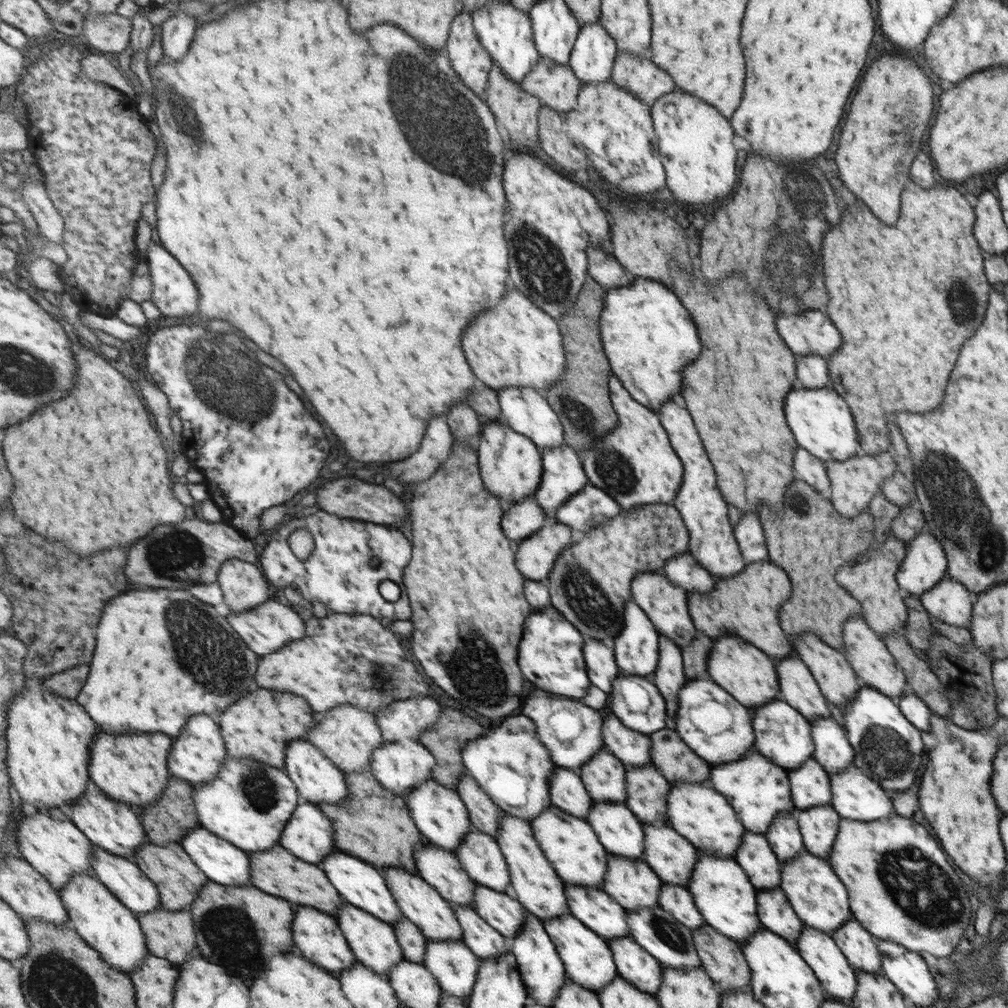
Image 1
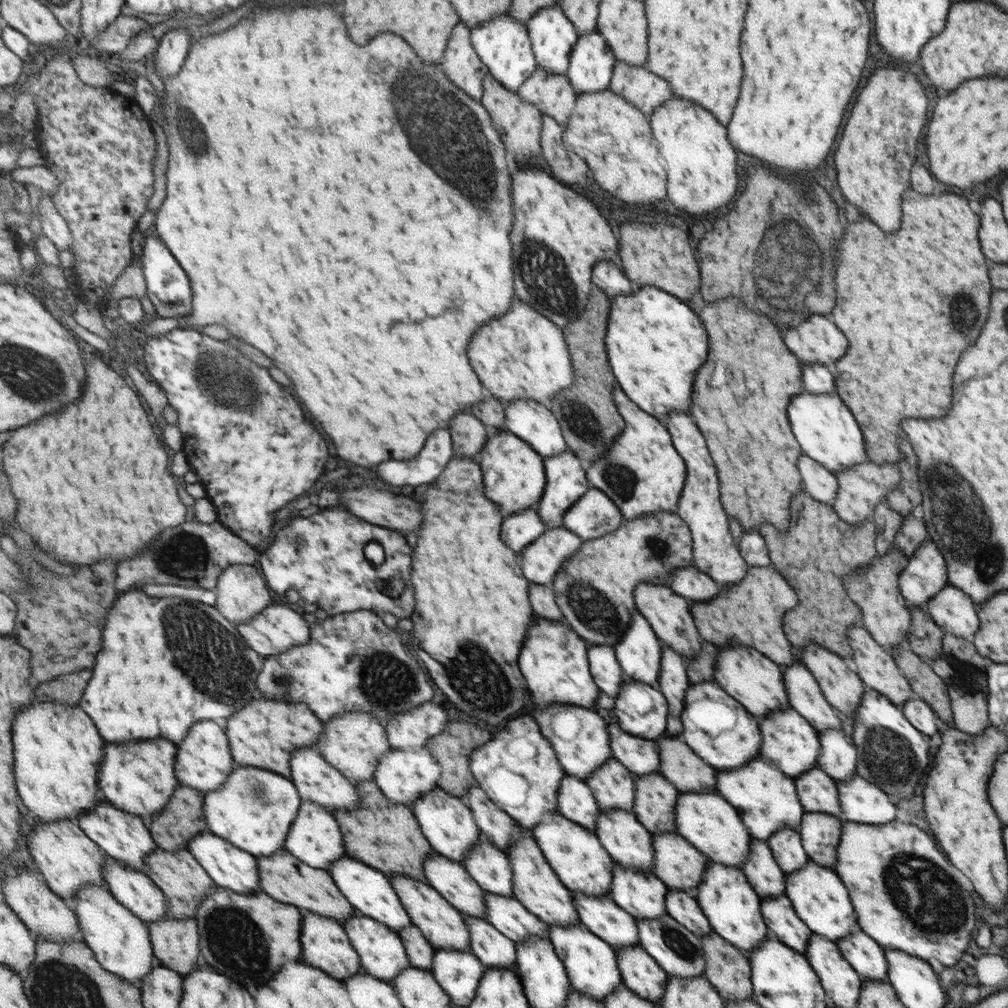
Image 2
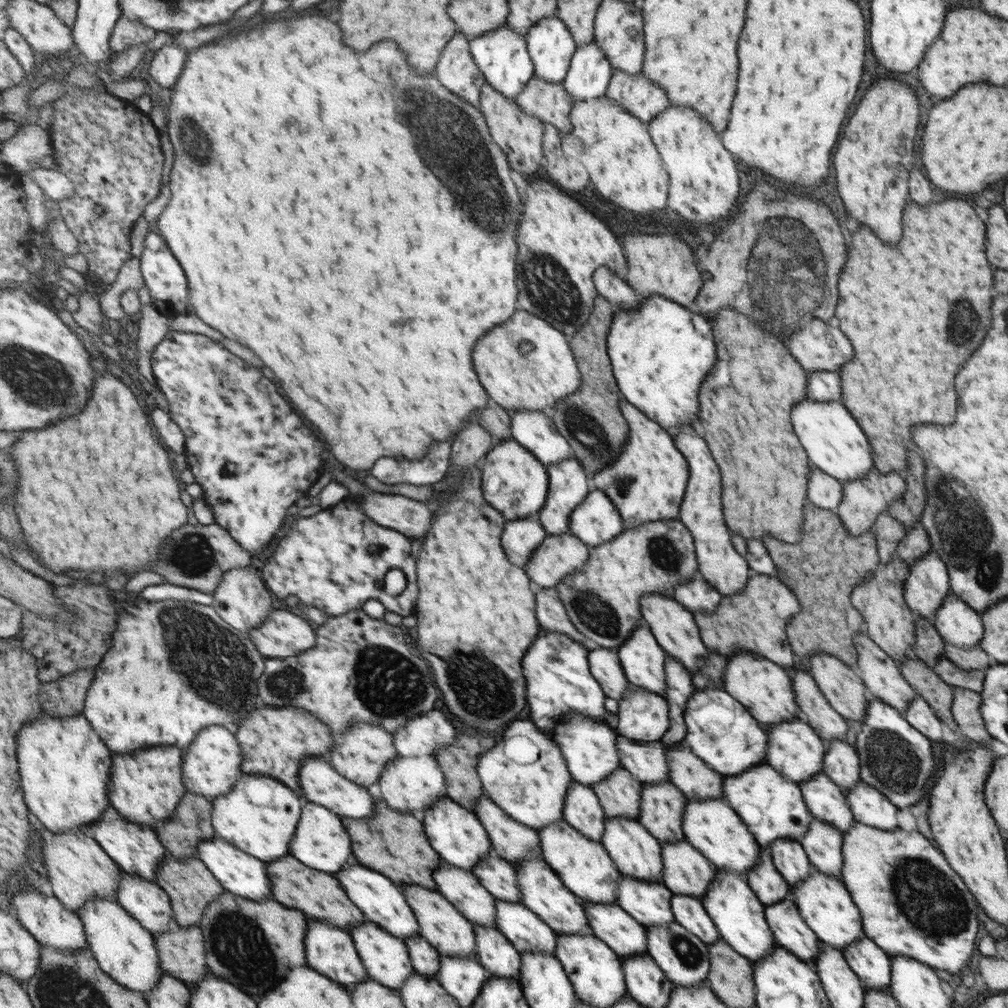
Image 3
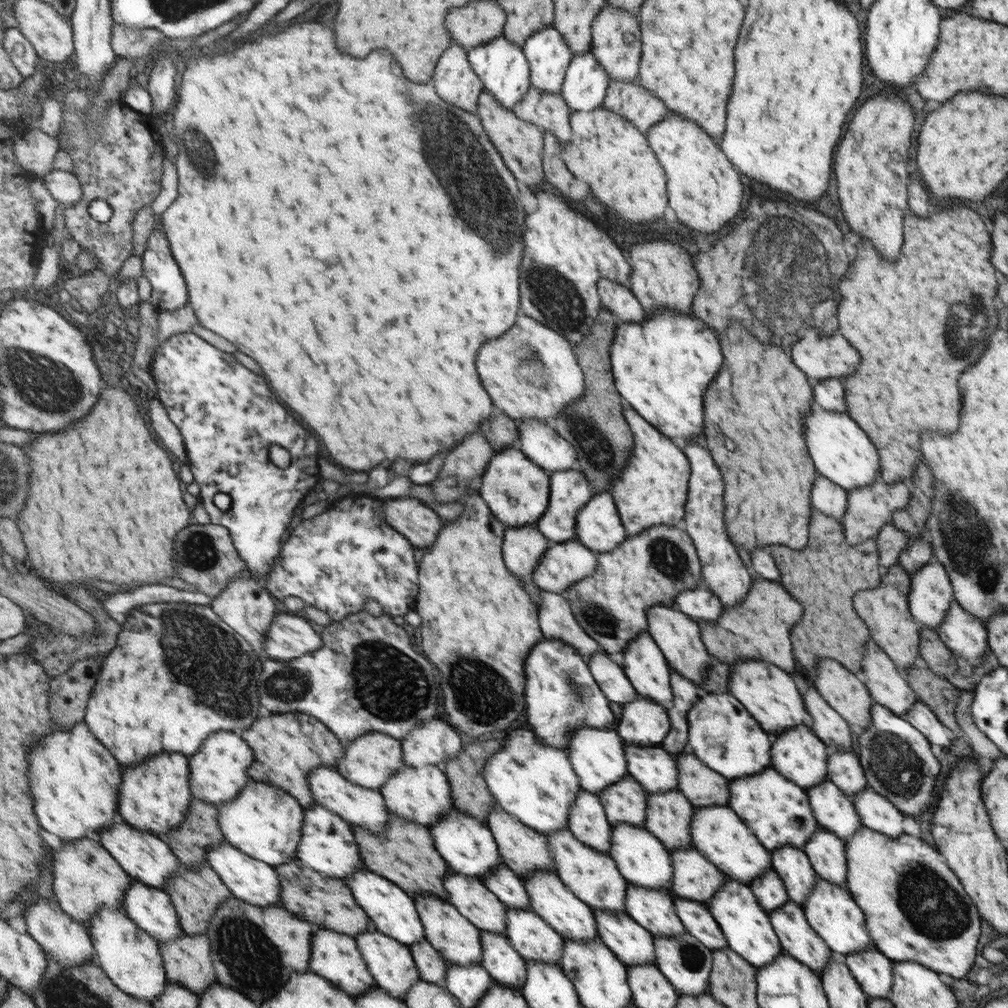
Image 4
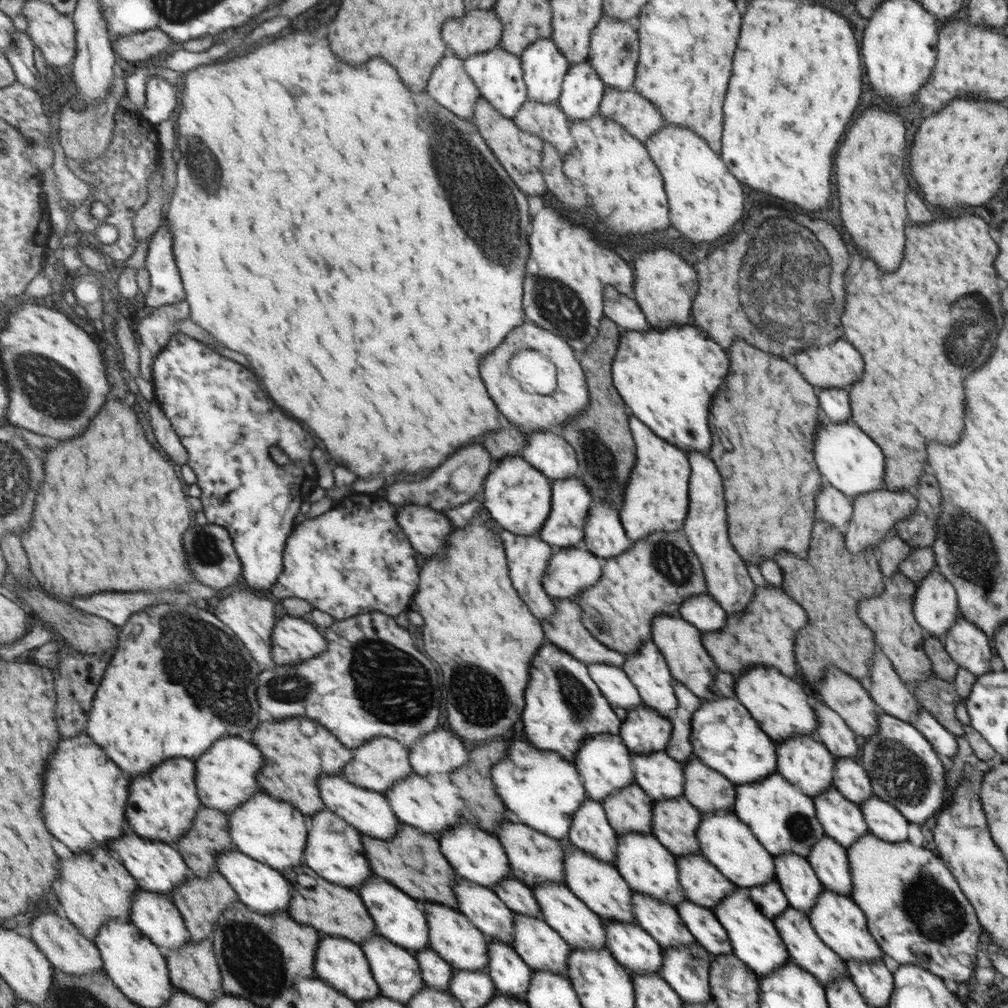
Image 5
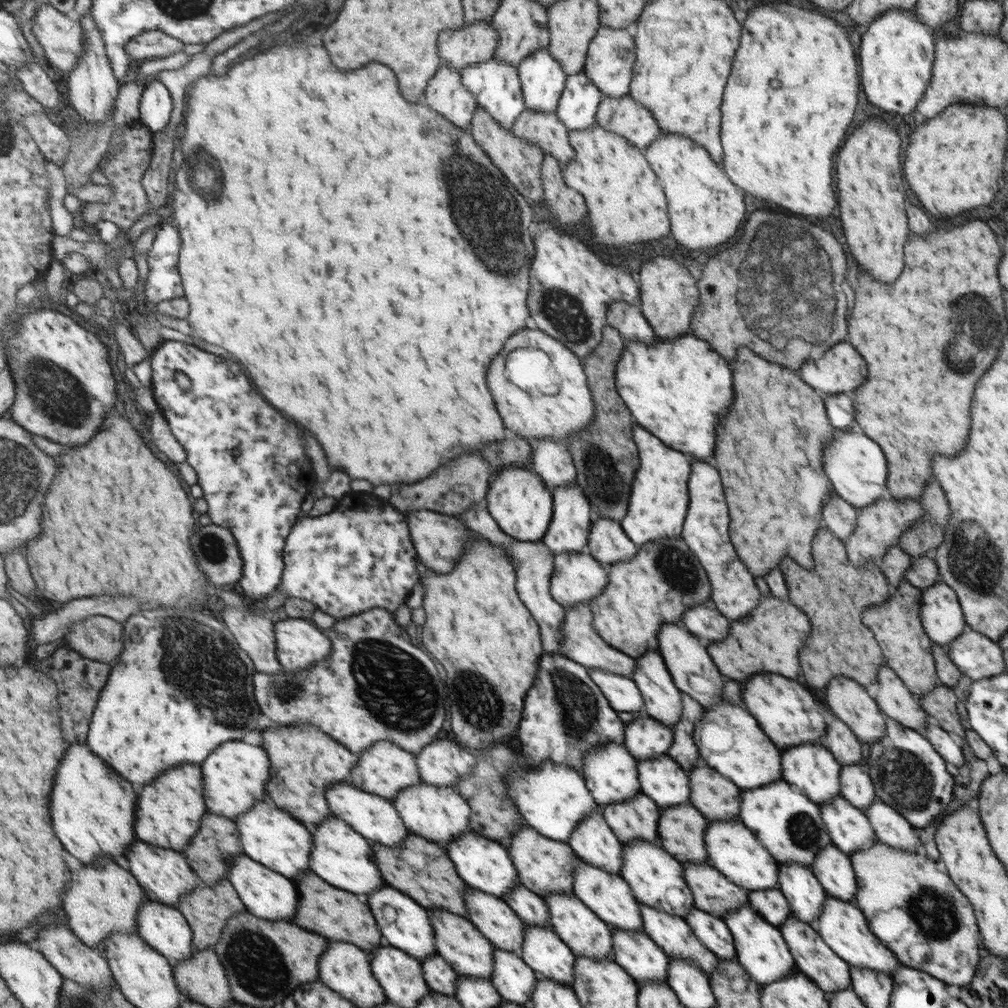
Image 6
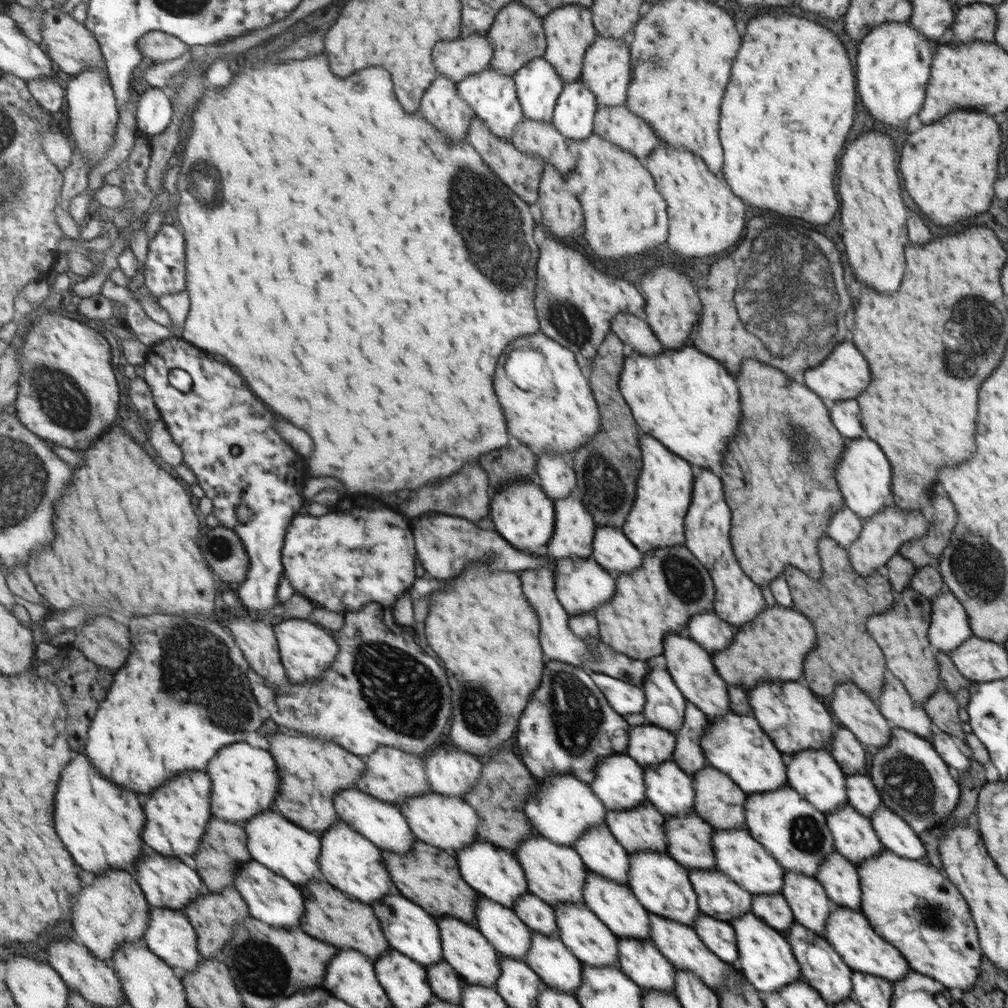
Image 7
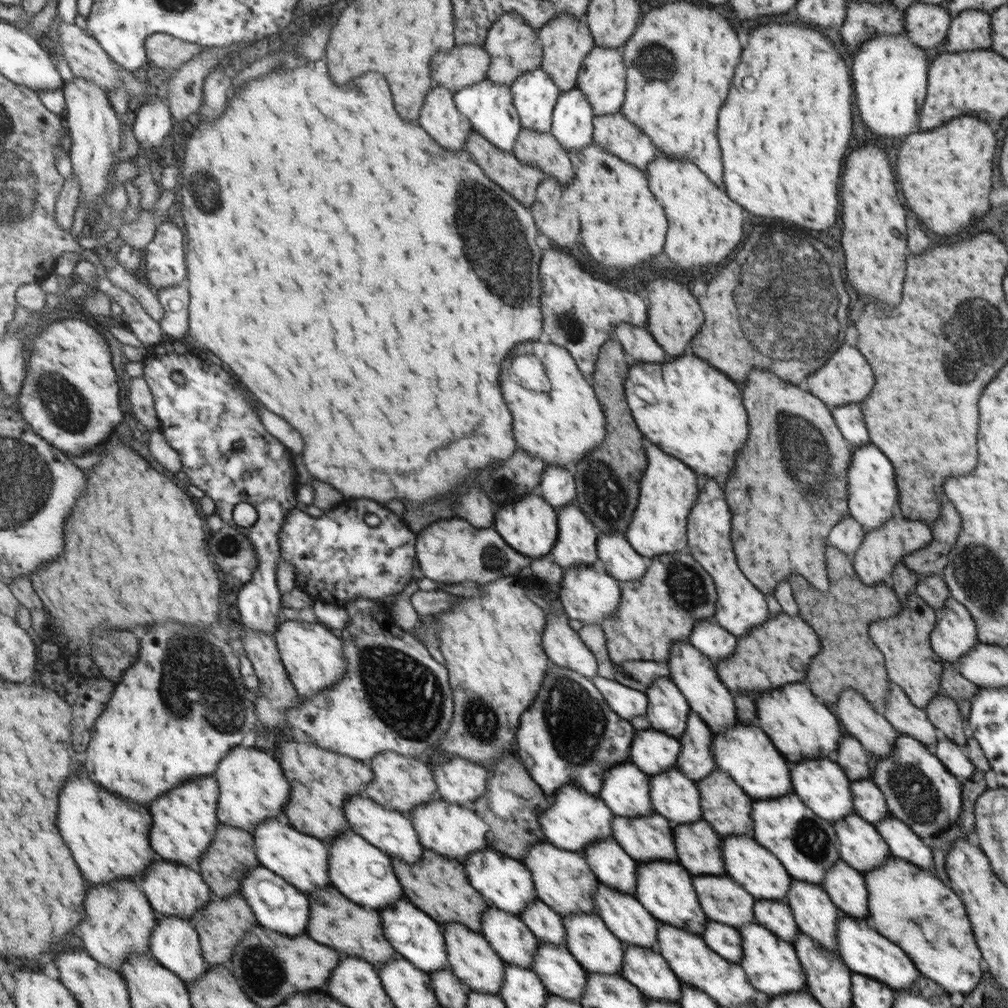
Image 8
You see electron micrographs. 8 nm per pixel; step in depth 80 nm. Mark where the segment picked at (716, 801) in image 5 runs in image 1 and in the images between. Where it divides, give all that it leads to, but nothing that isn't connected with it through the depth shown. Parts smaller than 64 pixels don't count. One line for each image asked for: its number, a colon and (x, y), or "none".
1: (667, 752)
2: (677, 763)
3: (691, 776)
4: (704, 787)

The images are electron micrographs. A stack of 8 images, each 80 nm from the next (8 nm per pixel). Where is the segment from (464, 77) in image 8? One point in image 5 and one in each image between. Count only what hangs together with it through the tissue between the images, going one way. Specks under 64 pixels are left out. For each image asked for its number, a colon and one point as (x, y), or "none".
5: (478, 31)
6: (474, 43)
7: (464, 57)

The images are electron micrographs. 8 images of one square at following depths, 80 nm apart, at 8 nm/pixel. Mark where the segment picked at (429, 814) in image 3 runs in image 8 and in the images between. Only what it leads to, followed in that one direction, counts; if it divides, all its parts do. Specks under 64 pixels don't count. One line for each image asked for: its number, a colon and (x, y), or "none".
4: (466, 843)
5: (476, 854)
6: (484, 864)
7: (491, 870)
8: (505, 882)

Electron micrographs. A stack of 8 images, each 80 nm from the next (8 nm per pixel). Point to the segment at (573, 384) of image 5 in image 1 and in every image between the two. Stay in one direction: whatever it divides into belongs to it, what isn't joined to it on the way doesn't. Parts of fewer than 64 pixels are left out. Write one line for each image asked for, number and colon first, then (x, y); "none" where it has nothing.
1: (519, 345)
2: (519, 355)
3: (527, 366)
4: (499, 362)

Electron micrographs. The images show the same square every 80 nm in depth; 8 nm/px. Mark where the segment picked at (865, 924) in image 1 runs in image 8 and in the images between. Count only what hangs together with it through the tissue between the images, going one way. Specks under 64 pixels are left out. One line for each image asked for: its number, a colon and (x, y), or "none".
2: (896, 877)
3: (911, 903)
4: (896, 882)
5: (915, 909)
6: (919, 914)
7: (910, 904)
8: (916, 911)

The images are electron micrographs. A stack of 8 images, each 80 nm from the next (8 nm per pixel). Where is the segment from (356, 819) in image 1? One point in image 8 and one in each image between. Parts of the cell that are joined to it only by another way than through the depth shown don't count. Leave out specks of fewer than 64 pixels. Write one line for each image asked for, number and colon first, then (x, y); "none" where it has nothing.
2: (384, 833)
3: (396, 843)
4: (405, 851)
5: (412, 859)
6: (421, 868)
7: (430, 876)
8: (438, 884)

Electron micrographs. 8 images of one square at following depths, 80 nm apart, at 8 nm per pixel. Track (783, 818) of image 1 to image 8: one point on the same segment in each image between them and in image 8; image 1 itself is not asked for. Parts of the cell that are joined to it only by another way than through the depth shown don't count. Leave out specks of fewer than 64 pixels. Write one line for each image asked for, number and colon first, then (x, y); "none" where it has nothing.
2: (786, 846)
3: (790, 859)
4: (792, 865)
5: (798, 880)
6: (805, 895)
7: (811, 907)
8: (815, 915)

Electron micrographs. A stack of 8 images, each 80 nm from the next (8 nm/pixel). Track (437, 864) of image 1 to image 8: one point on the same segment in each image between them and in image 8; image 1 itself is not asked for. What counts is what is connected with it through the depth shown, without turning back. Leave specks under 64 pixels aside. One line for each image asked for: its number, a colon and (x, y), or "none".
2: (451, 878)
3: (462, 887)
4: (471, 896)
5: (481, 905)
6: (491, 915)
7: (507, 934)
8: (508, 936)

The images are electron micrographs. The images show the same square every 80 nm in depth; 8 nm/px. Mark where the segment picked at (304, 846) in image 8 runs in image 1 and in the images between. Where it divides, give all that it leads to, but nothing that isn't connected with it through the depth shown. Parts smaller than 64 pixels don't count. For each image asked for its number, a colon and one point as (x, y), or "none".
1: (250, 802)
2: (255, 809)
3: (261, 815)
4: (267, 822)
5: (275, 832)
6: (270, 835)
7: (275, 841)

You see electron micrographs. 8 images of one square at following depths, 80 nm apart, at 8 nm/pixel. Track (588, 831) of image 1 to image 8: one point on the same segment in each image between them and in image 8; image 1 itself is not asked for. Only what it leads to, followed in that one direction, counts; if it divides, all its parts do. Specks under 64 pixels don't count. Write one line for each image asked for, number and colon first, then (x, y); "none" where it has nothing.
2: (580, 861)
3: (584, 867)
4: (590, 874)
5: (599, 884)
6: (608, 895)
7: (615, 904)
8: (622, 913)

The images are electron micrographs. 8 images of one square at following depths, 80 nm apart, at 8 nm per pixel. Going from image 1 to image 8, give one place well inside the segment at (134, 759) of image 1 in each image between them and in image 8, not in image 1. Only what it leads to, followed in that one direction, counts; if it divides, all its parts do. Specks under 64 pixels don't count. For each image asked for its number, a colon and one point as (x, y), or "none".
2: (139, 777)
3: (147, 788)
4: (155, 796)
5: (165, 811)
6: (170, 811)
7: (179, 814)
8: (185, 821)

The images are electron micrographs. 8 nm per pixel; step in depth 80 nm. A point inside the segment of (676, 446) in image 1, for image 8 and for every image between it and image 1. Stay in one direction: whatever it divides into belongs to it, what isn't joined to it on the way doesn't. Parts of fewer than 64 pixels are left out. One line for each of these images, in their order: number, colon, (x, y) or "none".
2: (713, 553)
3: (700, 508)
4: (725, 575)
5: (704, 527)
6: (705, 523)
7: (706, 522)
8: (739, 608)

